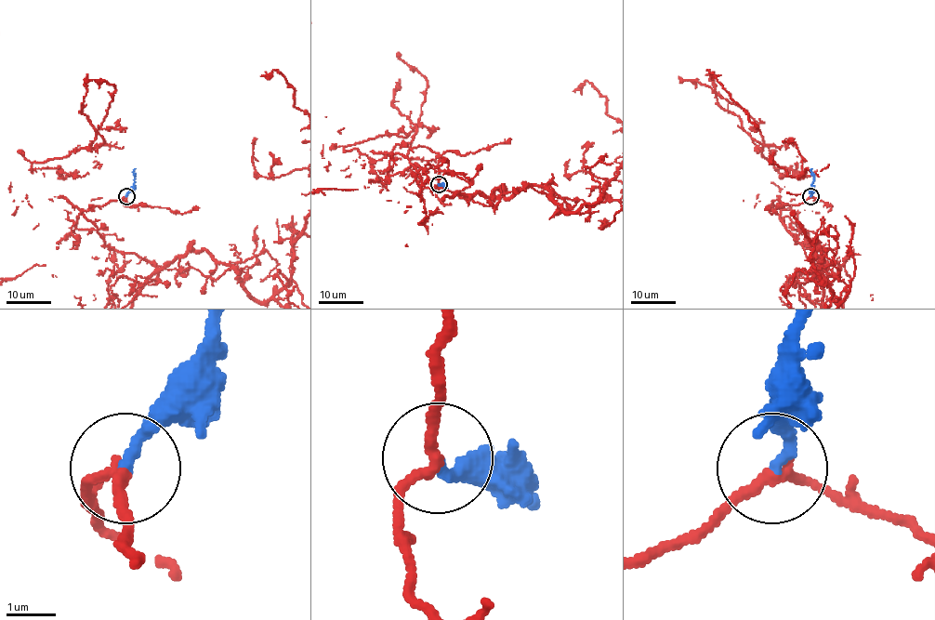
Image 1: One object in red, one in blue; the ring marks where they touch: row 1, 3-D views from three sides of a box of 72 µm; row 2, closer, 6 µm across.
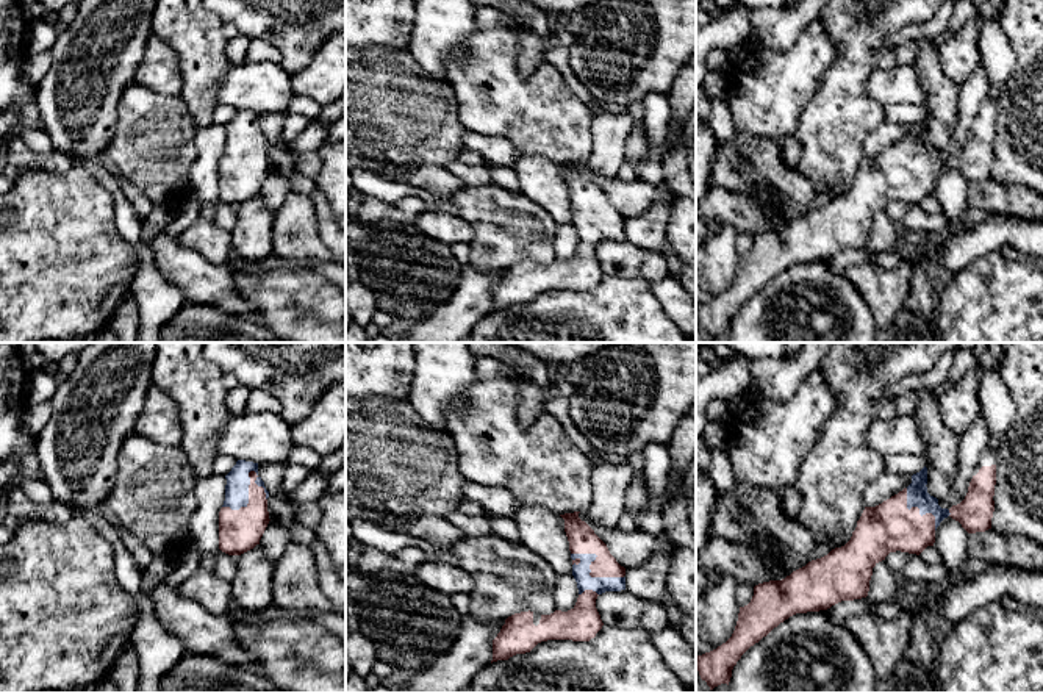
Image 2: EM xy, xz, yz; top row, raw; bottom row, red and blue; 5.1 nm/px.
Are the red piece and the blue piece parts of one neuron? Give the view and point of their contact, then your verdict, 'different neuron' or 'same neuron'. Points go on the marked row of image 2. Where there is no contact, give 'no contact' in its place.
meets red in xy at (249, 498); same neuron

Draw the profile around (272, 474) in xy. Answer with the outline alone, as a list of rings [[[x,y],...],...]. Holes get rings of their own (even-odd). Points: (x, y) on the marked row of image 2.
[[[263,463],[258,465],[258,477],[264,482],[269,494],[286,497],[283,490],[285,465],[281,463]]]

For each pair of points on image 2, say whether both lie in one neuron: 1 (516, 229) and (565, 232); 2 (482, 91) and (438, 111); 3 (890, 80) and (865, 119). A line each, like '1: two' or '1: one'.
1: two
2: two
3: two

